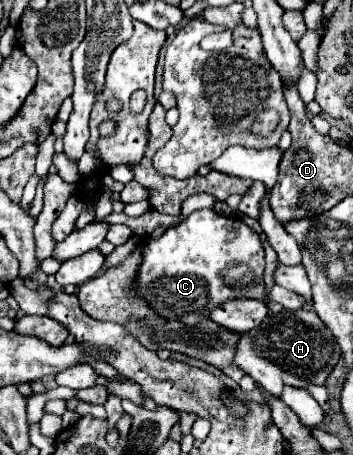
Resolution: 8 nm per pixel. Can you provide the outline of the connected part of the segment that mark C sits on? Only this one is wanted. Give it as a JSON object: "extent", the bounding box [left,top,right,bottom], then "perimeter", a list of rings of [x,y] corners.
{"extent":[136,209,304,325],"perimeter":[[[200,209],[188,215],[188,219],[164,232],[160,239],[147,237],[142,246],[142,267],[138,269],[136,279],[136,291],[166,319],[172,321],[184,321],[186,325],[198,325],[204,317],[210,315],[210,311],[236,297],[250,297],[250,299],[264,299],[270,295],[272,301],[280,303],[286,309],[300,309],[304,305],[304,297],[298,297],[292,291],[286,291],[284,287],[274,285],[270,291],[264,287],[264,247],[260,241],[260,235],[248,227],[242,219],[230,219],[214,209]]]}

